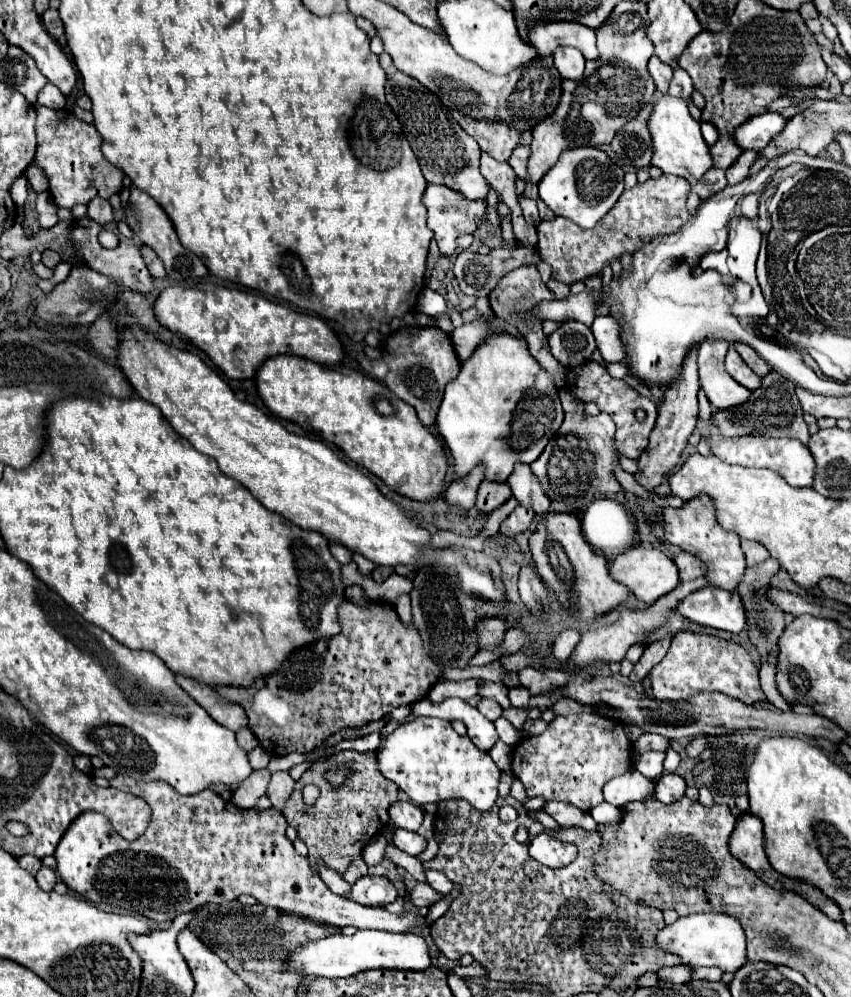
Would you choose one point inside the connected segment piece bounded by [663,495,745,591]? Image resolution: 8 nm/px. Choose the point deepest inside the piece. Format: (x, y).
(694, 528)

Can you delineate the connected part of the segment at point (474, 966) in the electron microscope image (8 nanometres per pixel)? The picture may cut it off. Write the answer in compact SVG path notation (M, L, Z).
M475 961L467 967L456 966L453 971L457 976L462 978L486 977L487 975L485 969L478 963L475 963Z

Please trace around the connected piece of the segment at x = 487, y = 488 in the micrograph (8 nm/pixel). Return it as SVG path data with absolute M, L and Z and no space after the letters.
M483 481L479 485L479 491L477 491L477 501L475 501L475 507L479 513L485 513L489 515L493 509L501 507L505 501L509 501L511 497L511 489L509 485L493 485L489 481Z

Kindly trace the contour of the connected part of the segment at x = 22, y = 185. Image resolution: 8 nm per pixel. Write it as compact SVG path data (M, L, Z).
M21 175L19 179L15 179L15 183L11 185L11 197L13 197L13 201L15 201L15 205L19 209L23 209L27 205L29 191L27 191L27 179L25 179L25 175Z

